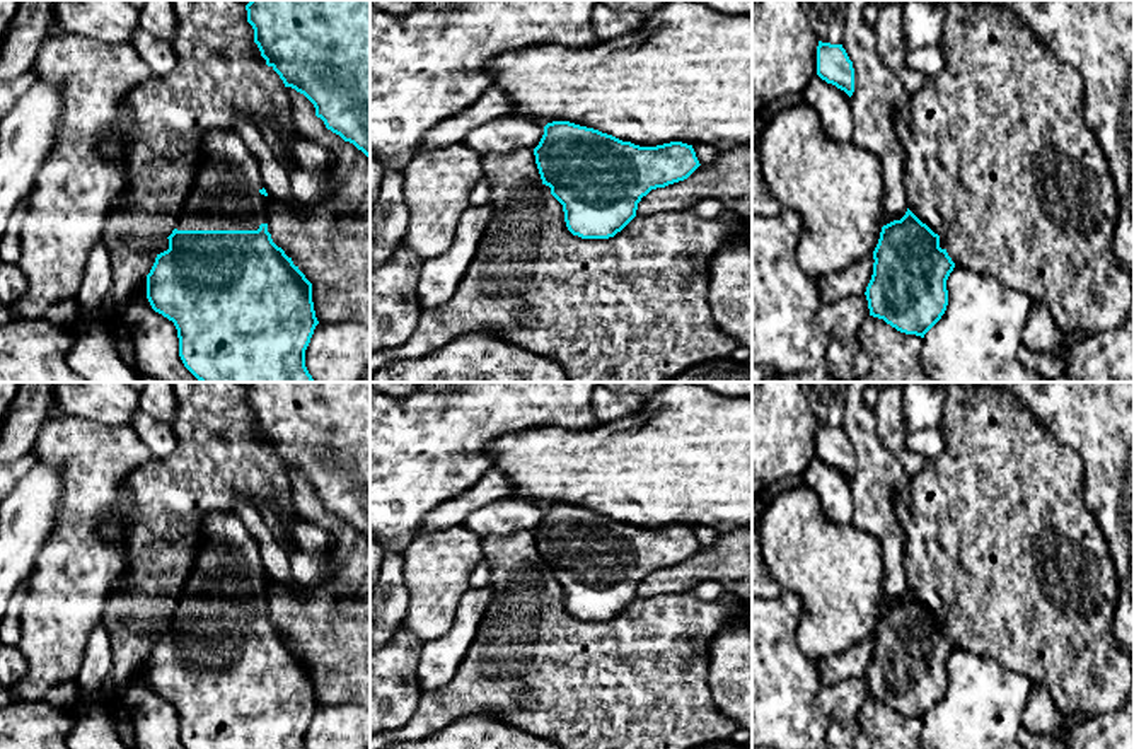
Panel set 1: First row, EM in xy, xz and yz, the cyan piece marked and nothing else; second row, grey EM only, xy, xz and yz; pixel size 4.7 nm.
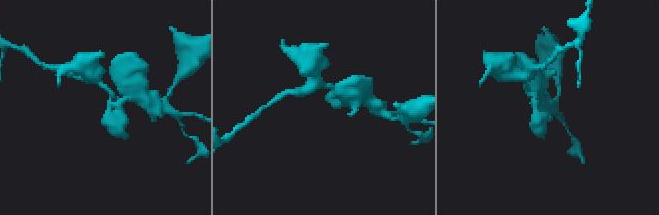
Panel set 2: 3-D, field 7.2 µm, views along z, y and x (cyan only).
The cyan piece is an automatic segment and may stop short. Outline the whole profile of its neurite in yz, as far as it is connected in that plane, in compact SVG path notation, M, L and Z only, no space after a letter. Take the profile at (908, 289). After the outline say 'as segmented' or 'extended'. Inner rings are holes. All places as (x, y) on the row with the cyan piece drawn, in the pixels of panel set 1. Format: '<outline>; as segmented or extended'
M907 208L900 220L882 227L873 259L873 275L865 292L870 316L900 333L924 338L946 311L946 280L955 268L946 249L940 247L940 235Z; as segmented

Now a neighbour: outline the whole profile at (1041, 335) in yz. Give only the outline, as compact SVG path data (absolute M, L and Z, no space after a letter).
M1033 302L1021 345L1037 355L1059 355L1073 382L1134 382L1134 304L1119 328L1067 345L1050 309Z

